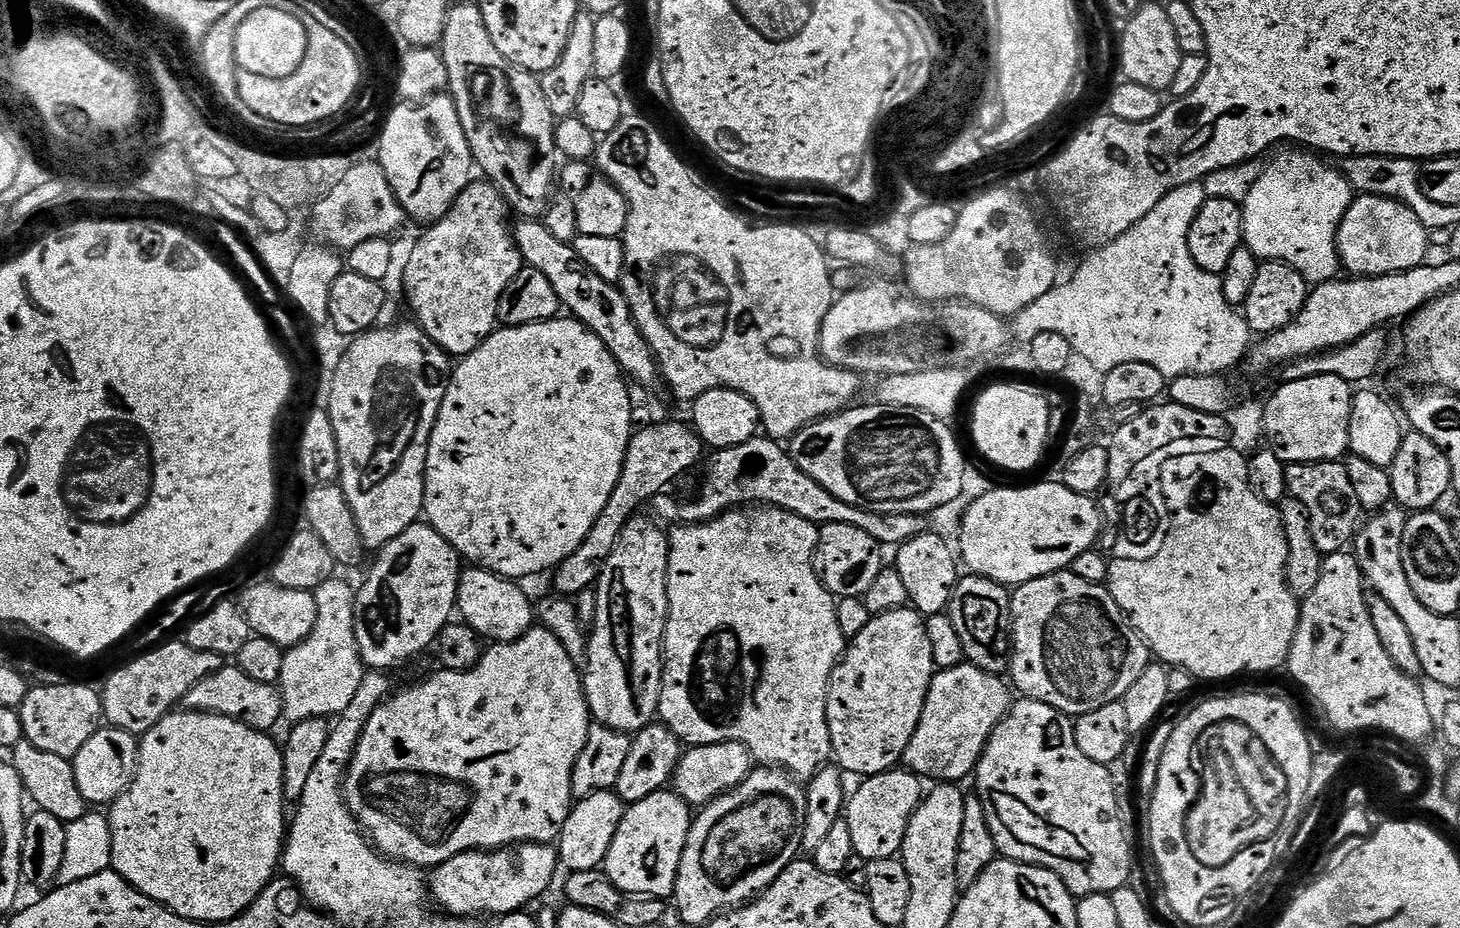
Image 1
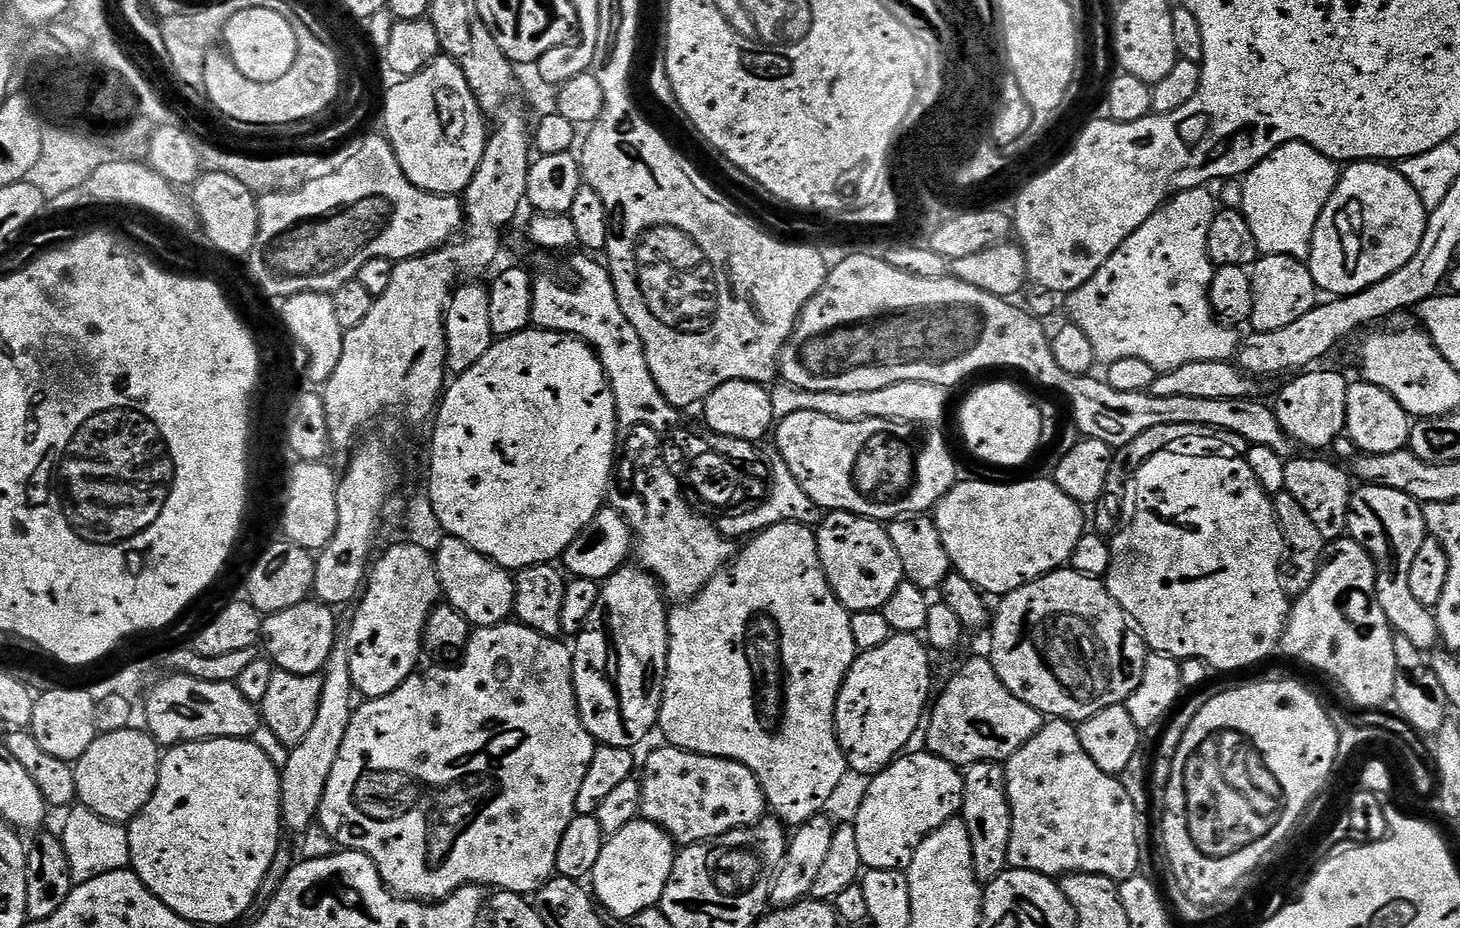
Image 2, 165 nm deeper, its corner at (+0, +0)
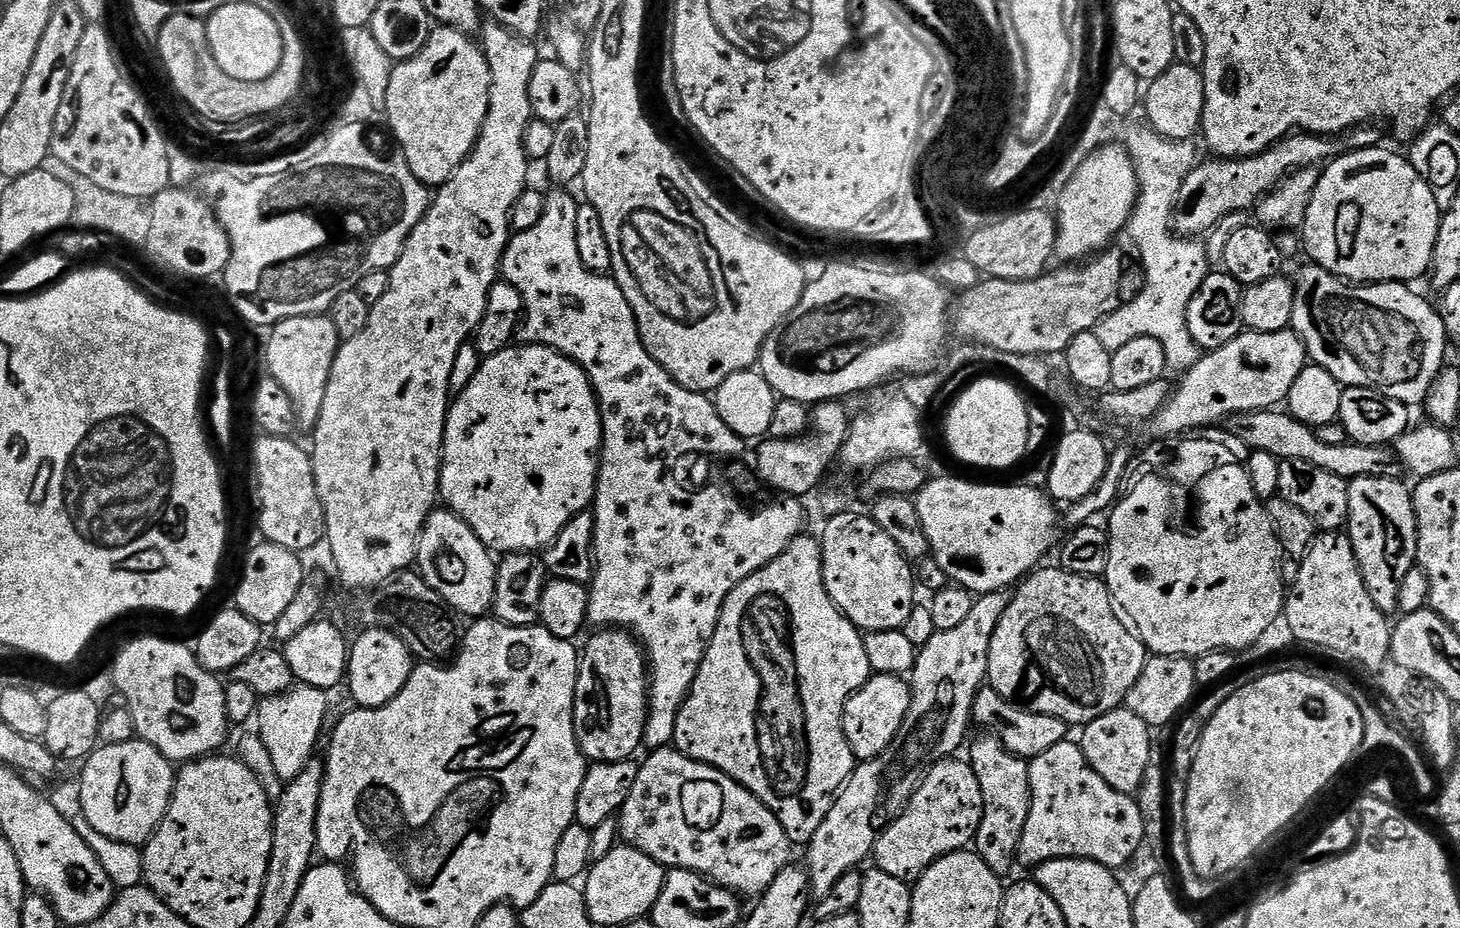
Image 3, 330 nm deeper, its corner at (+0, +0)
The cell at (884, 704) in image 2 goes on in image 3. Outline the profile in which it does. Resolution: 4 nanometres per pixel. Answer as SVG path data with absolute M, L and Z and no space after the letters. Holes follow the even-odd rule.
M873 674L859 690L852 693L844 707L844 733L857 761L878 758L886 746L894 742L898 730L902 730L902 722L906 718L906 710L910 710L911 701L911 683L903 676L890 674Z

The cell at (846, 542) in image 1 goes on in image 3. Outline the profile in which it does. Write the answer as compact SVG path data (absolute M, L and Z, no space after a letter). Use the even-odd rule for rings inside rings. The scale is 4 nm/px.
M845 510L836 516L827 517L826 523L828 525L825 526L824 533L819 533L818 536L822 550L822 574L826 590L840 613L855 628L860 629L861 633L903 629L906 618L910 618L912 609L918 604L918 580L914 575L913 565L904 557L902 550L894 546L893 540L882 531L882 526L875 524L871 515L859 516L856 512Z

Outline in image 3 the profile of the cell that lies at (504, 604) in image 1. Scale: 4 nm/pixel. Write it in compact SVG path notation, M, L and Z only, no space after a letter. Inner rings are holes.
M440 506L428 515L428 521L424 523L420 535L415 567L418 569L418 575L432 588L436 588L461 617L484 618L492 612L496 566L497 561L490 549L455 512Z

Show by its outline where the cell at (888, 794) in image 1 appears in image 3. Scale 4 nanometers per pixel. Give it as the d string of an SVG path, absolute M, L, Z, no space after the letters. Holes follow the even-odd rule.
M960 758L940 760L924 776L916 788L916 793L908 799L903 812L876 837L874 864L886 874L898 878L906 885L915 885L920 875L935 860L951 852L967 849L976 839L976 831L982 822L982 786L978 786L978 778L974 778L972 765Z

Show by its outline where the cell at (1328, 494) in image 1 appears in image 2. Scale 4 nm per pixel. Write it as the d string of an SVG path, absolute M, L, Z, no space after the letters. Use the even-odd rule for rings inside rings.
M1297 455L1287 461L1284 491L1289 492L1302 505L1302 510L1306 510L1306 515L1313 520L1318 534L1322 534L1325 542L1339 540L1348 530L1348 511L1354 491L1353 477L1345 469L1344 473L1340 469L1343 467L1331 459L1315 460L1312 457L1315 455L1304 455L1308 456Z

